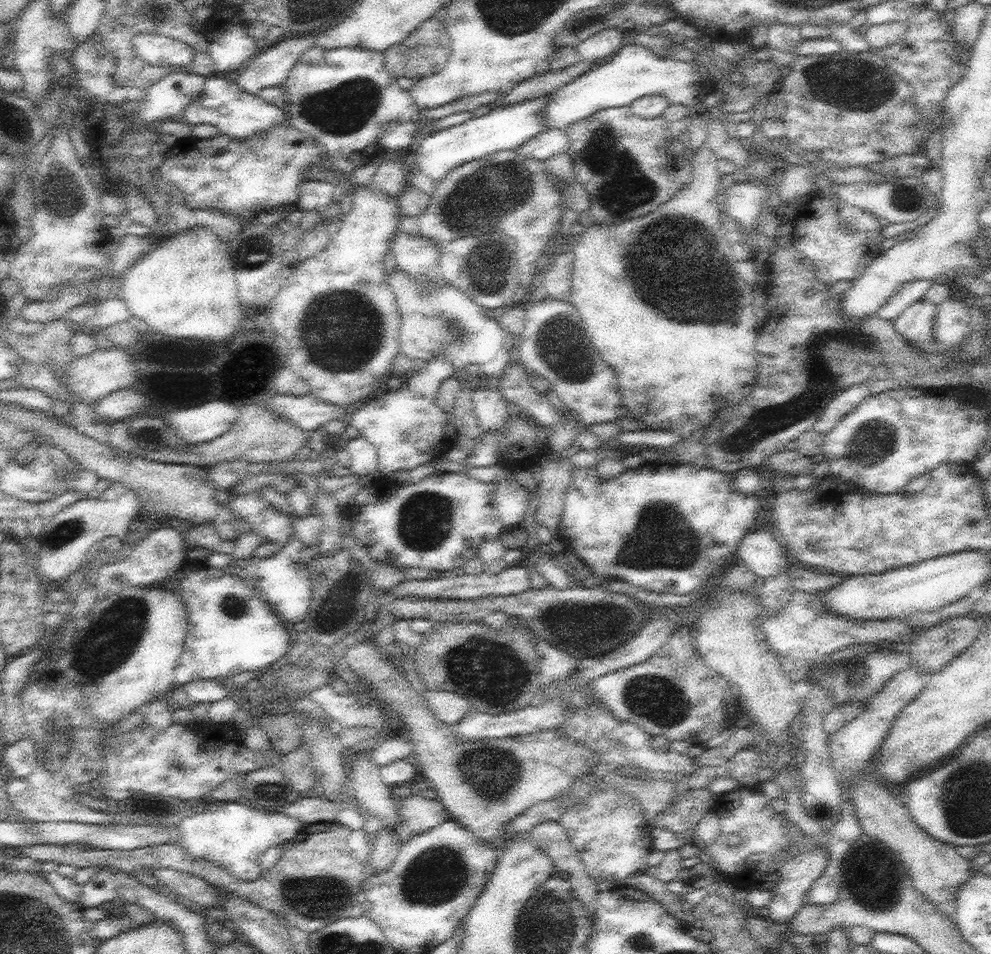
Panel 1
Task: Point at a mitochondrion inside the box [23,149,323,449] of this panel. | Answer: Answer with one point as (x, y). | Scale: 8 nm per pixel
(59, 197)

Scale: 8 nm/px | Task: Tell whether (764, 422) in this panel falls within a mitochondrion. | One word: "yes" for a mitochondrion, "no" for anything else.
yes

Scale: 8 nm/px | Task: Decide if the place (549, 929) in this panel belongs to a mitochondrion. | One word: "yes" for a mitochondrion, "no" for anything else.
yes

